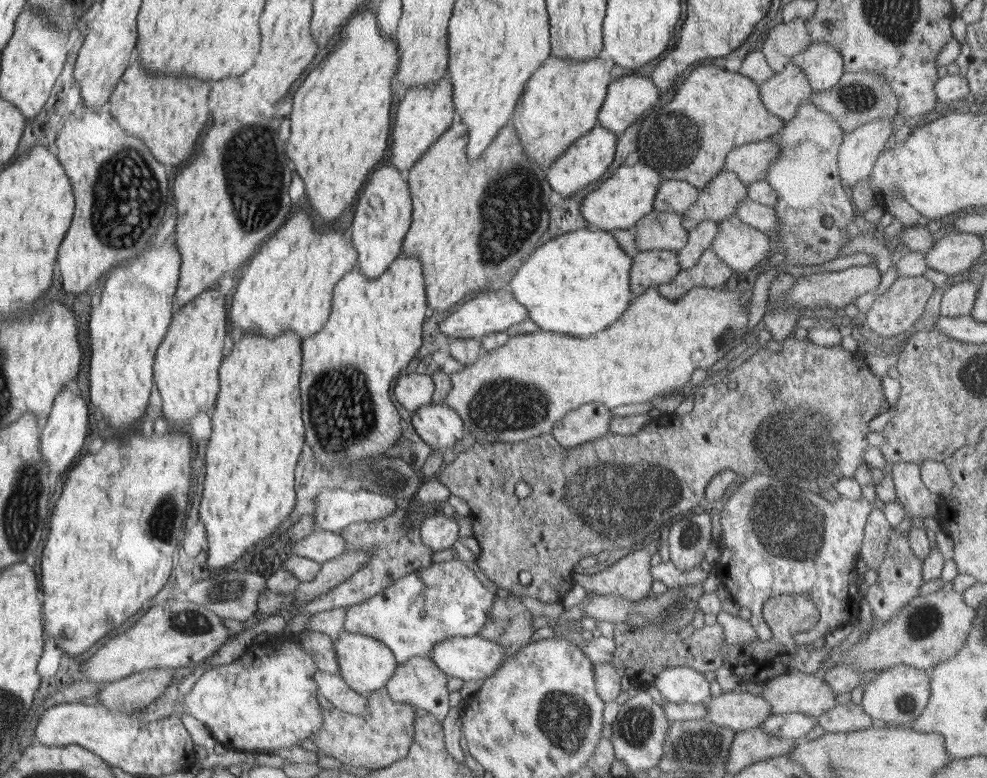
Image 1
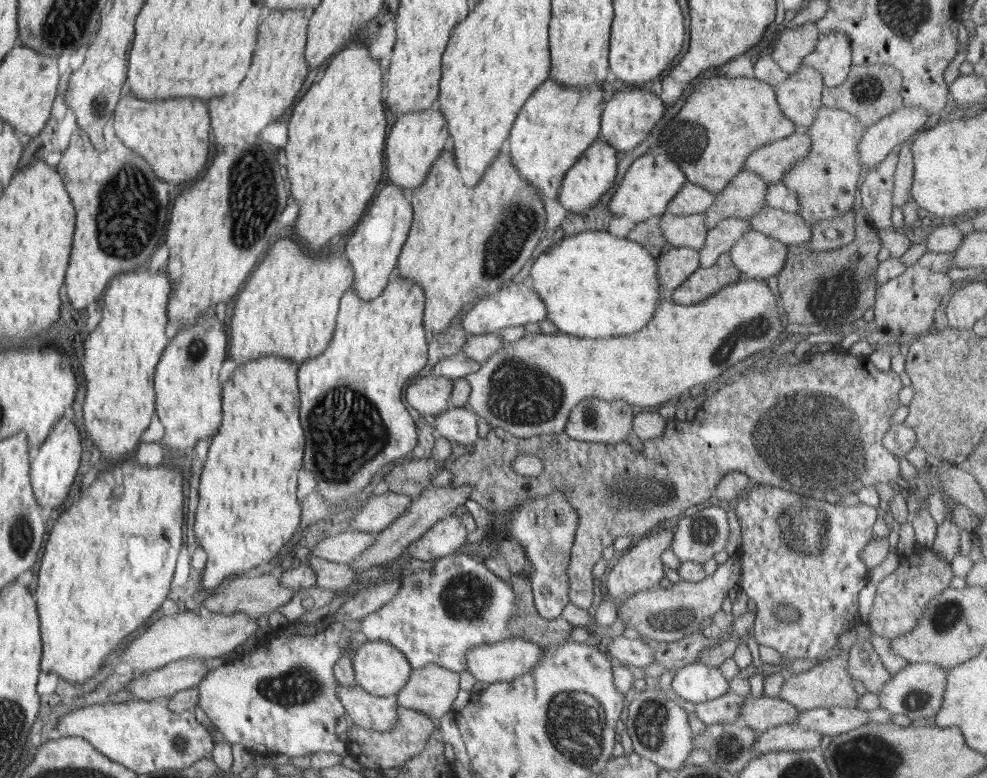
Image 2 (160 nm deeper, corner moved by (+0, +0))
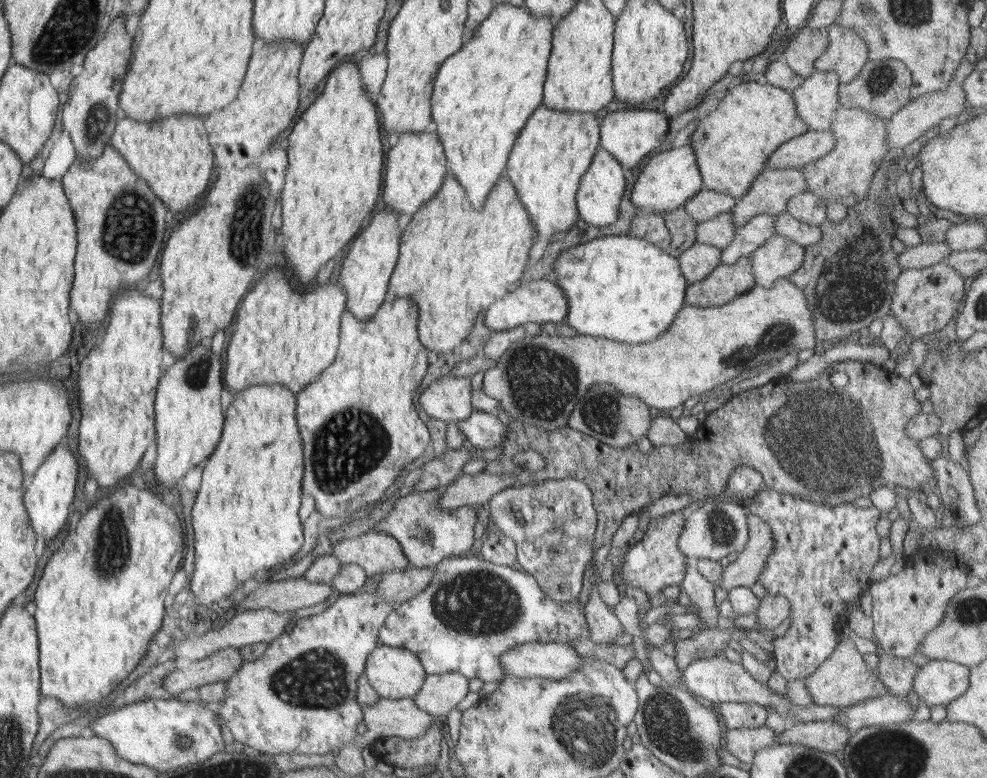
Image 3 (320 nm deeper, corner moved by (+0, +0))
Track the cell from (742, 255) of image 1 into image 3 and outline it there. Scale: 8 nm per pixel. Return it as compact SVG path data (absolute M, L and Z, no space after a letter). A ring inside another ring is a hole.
M774 235L750 257L755 284L770 288L778 279L790 278L802 267L804 249L786 236Z

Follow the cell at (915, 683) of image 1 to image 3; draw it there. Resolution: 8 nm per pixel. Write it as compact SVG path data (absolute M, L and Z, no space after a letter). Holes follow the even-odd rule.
M932 659L919 668L912 692L920 709L948 705L970 686L971 667L954 661Z

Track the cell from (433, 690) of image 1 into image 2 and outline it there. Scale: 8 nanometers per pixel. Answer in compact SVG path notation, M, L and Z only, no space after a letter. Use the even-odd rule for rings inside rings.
M437 664L413 669L407 686L398 694L398 705L428 715L442 718L450 710L458 694L460 675Z

